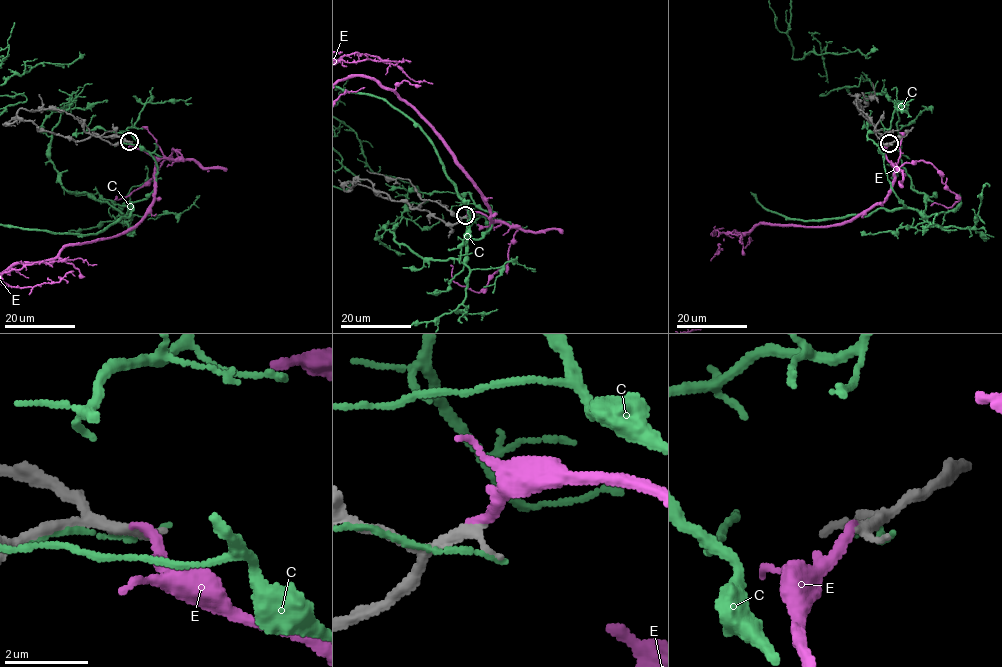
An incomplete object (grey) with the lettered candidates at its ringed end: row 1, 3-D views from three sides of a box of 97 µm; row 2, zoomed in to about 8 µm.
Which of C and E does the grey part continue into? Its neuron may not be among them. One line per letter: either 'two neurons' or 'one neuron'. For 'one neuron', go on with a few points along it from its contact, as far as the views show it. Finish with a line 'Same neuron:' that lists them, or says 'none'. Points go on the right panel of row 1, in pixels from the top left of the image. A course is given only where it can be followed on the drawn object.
C: two neurons
E: one neuron
Same neuron: E

